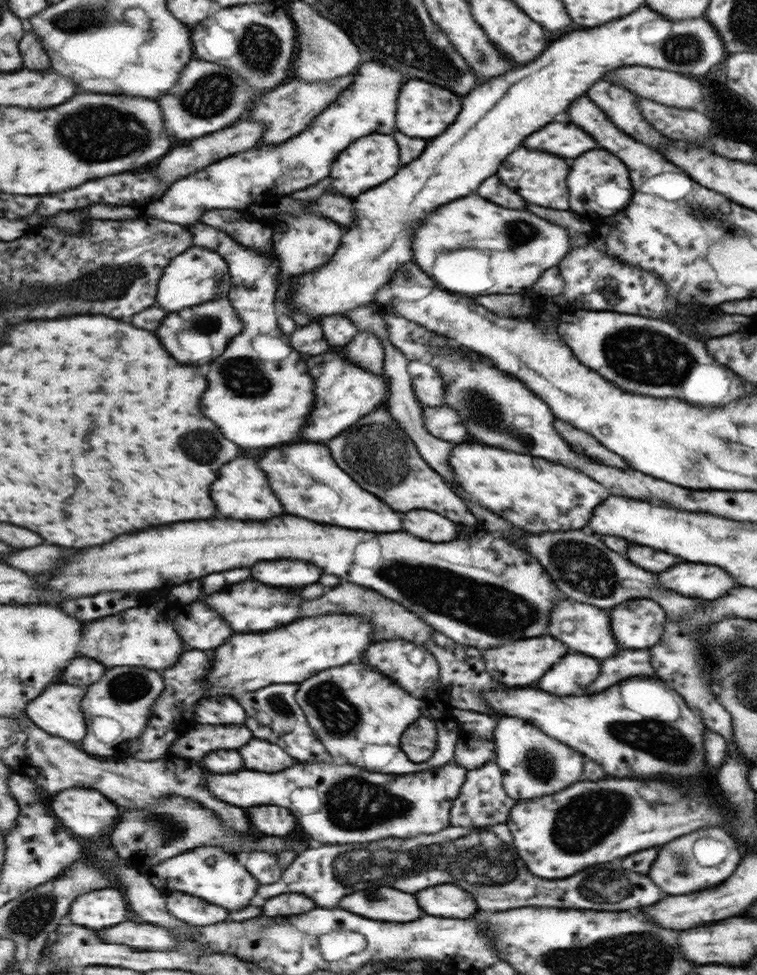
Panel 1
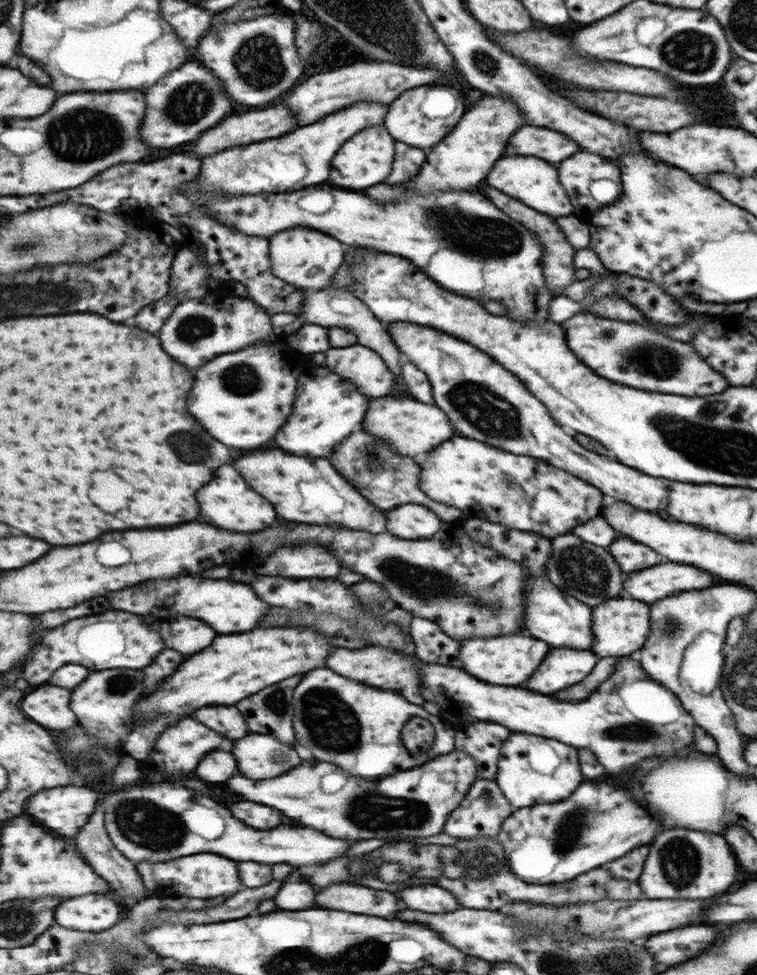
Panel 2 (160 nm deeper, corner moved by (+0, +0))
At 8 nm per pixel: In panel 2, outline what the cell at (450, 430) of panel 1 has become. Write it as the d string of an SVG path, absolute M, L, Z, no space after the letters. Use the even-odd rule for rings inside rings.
M391 396L371 399L367 410L365 428L369 434L389 444L397 454L417 456L423 452L431 453L436 446L457 435L450 416L435 404L425 404L415 398L391 398Z

